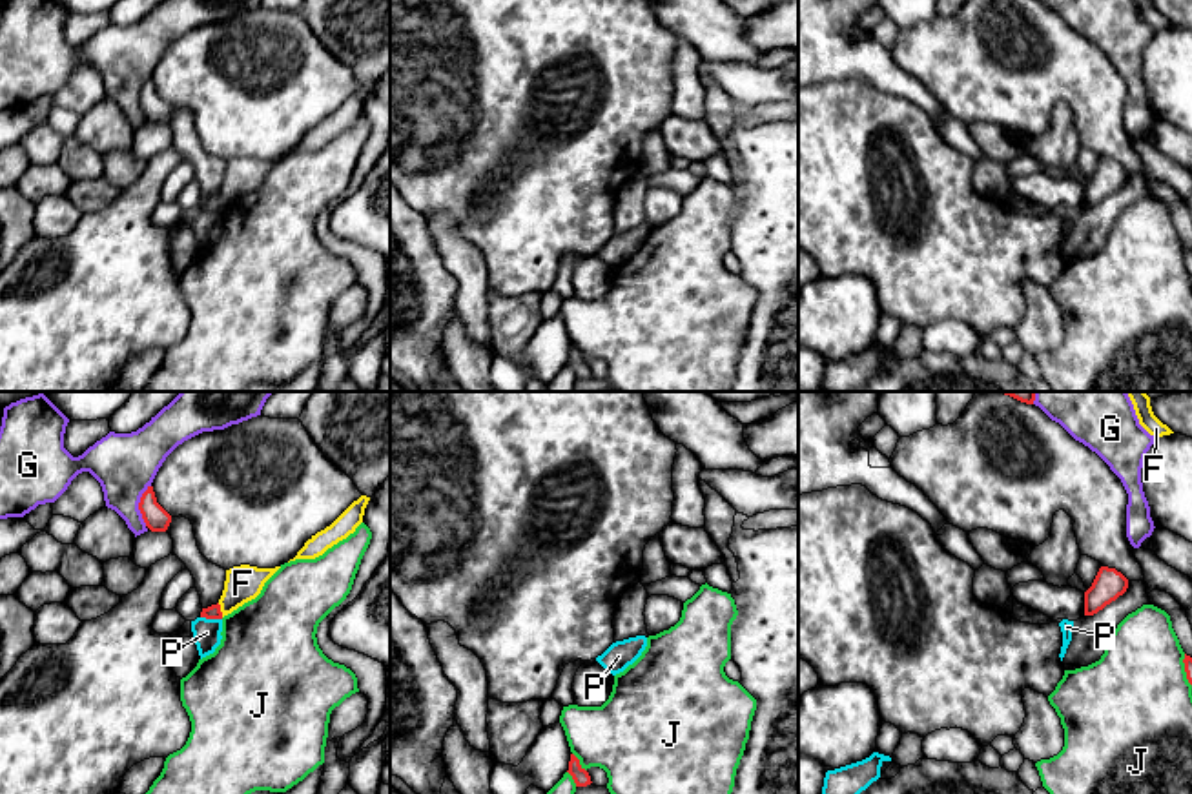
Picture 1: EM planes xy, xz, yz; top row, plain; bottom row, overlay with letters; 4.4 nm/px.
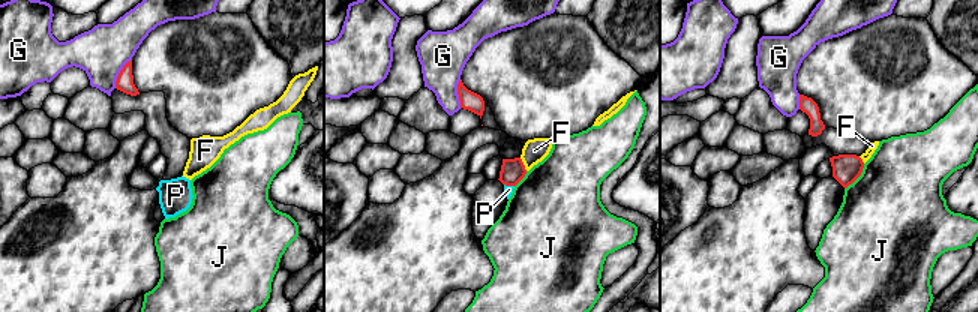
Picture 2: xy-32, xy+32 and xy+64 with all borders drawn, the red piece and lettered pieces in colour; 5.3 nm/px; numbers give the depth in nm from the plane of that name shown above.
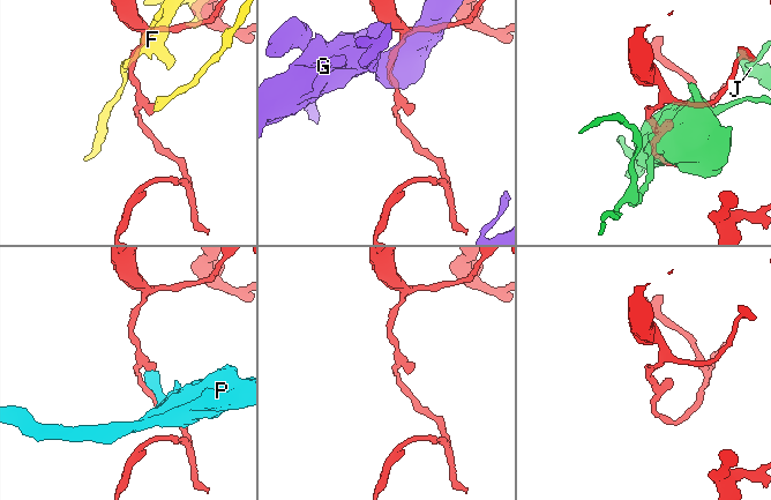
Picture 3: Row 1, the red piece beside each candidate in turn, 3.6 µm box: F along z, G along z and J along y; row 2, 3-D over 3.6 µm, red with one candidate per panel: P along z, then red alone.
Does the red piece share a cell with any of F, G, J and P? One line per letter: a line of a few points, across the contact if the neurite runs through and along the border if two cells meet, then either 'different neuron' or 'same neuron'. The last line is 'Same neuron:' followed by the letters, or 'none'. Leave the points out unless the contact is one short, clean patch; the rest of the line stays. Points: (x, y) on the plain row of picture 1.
F: different neuron
G: different neuron
J: different neuron
P: xy (201, 208), (221, 212) | different neuron
Same neuron: none

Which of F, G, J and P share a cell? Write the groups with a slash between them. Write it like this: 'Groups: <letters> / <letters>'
Groups: F / G / J / P

